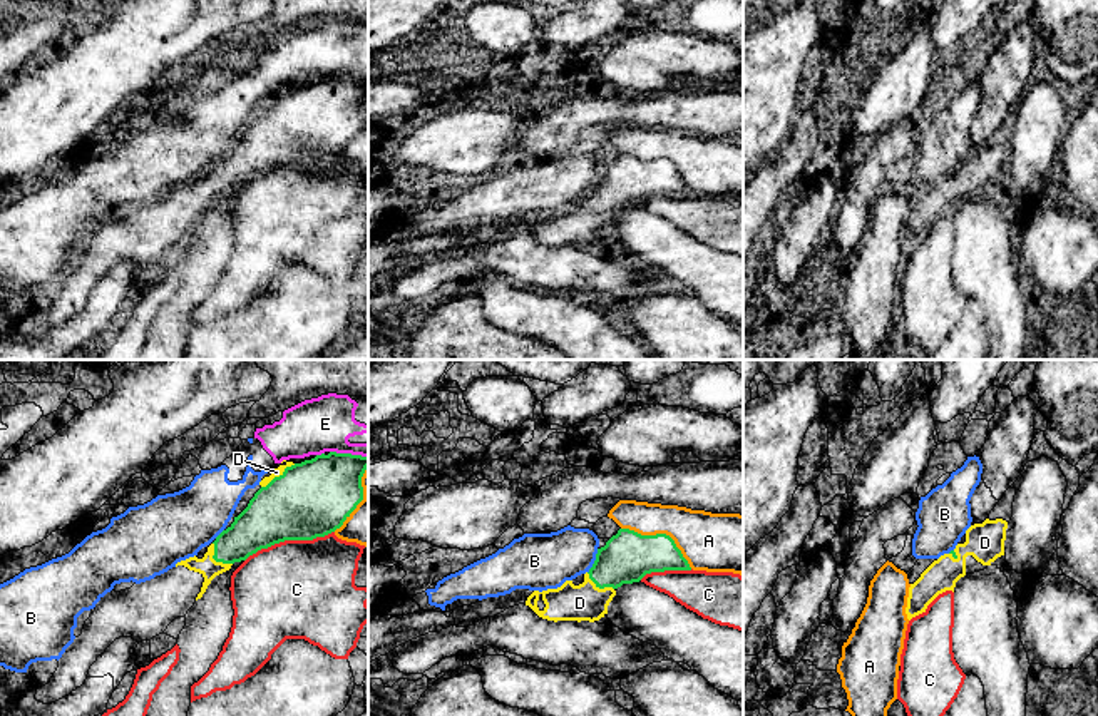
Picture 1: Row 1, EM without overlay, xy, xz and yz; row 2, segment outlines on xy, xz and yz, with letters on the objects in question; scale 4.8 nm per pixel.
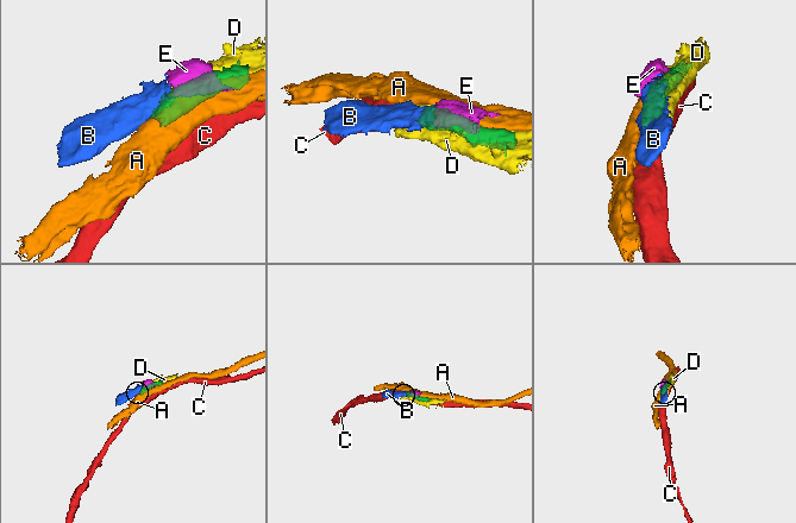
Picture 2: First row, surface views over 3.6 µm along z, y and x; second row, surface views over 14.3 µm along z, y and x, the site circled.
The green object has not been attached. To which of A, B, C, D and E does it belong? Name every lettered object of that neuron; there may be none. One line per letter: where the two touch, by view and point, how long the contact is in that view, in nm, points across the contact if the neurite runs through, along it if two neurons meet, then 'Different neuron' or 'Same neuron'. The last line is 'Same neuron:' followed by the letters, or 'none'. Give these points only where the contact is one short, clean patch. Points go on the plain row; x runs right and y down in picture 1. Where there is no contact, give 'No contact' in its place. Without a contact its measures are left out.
A: Touches green at xz (661, 159). Shared border 400 nm. Different neuron
B: Touches green at xz (595, 186). Shared border 130 nm. Boundary: xz (598, 174), (588, 198). Different neuron
C: Touches green at xy (288, 164). Shared border 460 nm. Different neuron
D: Touches green at xy (280, 101). Shared border 200 nm. Same neuron
E: Touches green at xy (348, 79). Shared border 190 nm. Boundary: xy (330, 76), (367, 82). Different neuron
Same neuron: D

